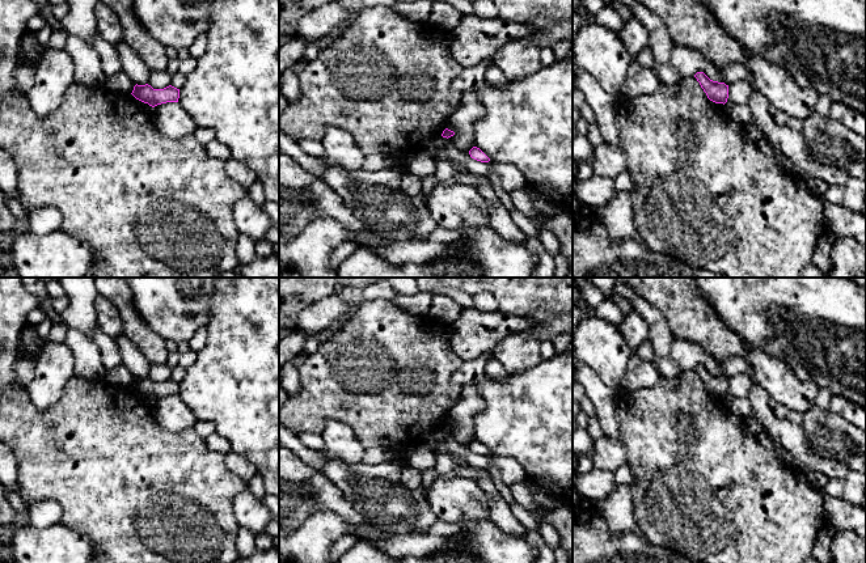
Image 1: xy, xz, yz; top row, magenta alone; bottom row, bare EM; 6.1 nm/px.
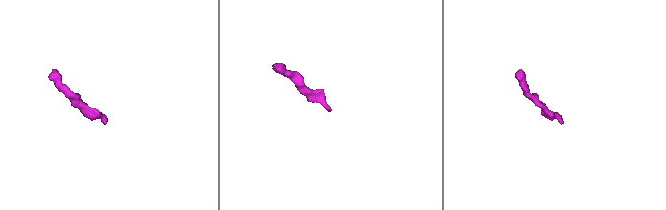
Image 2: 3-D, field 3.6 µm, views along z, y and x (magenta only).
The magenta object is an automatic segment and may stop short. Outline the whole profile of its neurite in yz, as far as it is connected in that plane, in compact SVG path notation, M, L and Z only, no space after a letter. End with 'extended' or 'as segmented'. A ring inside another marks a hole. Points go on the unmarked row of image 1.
M704 365L694 368L707 391L715 397L726 397L728 391L728 378L710 373Z; as segmented

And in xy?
M135 378L131 386L136 393L155 401L166 395L178 395L179 382L169 378L164 382L153 382L151 378Z; as segmented

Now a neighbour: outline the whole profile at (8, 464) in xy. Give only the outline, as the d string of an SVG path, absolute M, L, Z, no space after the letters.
M0 441L0 483L7 491L17 491L17 460L10 446Z

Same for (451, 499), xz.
M465 477L436 478L430 487L421 487L438 521L457 525L468 516L490 520L489 499L478 483Z

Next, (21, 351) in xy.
M41 339L38 346L34 350L28 351L25 348L25 346L20 340L17 340L16 355L17 355L17 357L26 357L26 359L34 361L39 356L39 354L43 350L46 342L47 342L47 339Z

